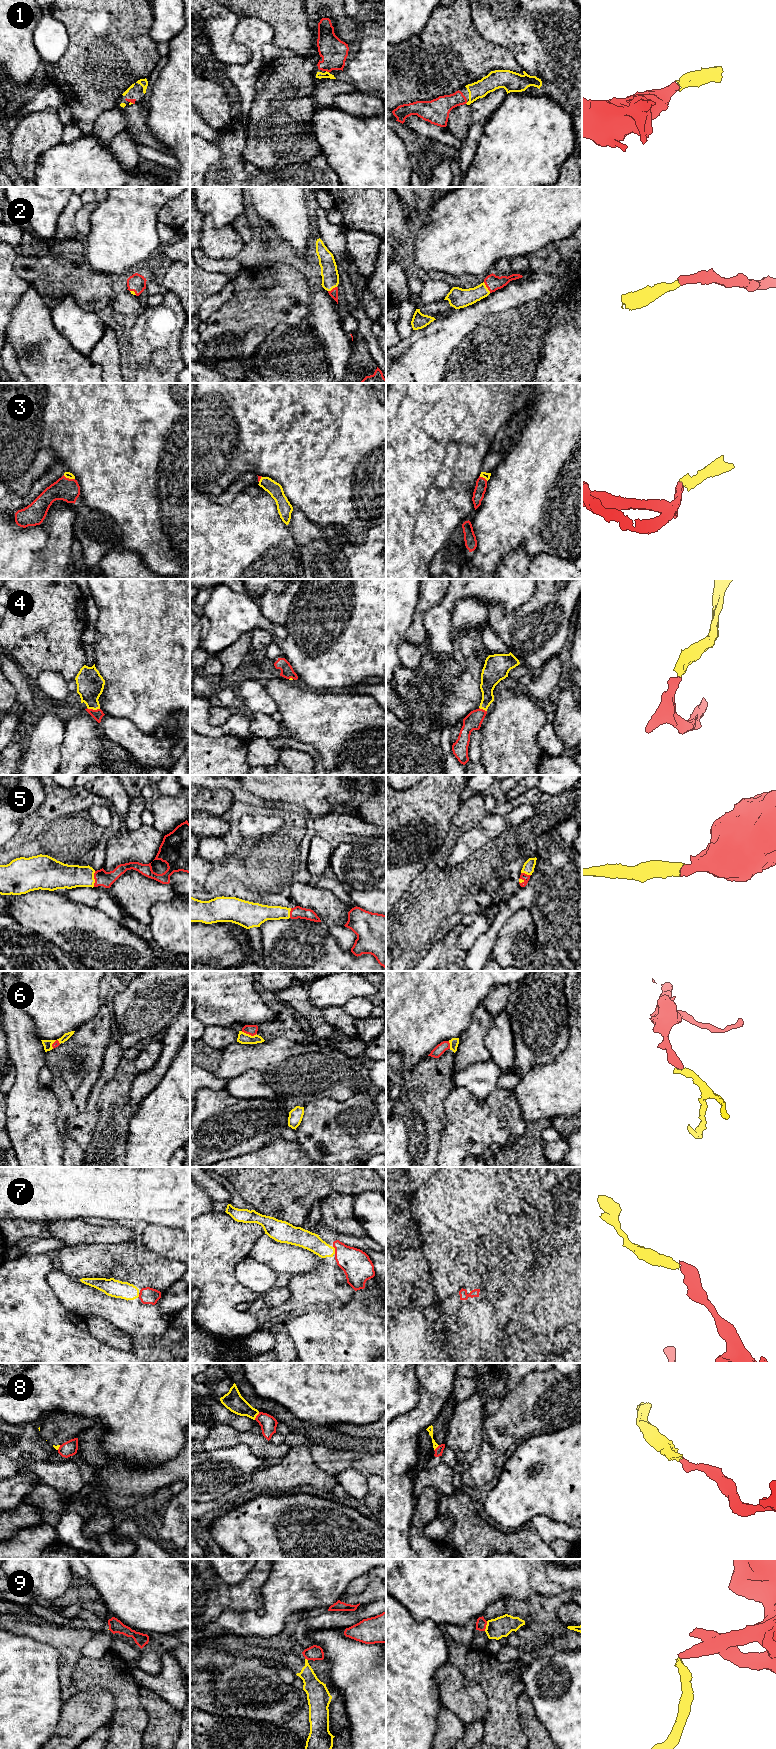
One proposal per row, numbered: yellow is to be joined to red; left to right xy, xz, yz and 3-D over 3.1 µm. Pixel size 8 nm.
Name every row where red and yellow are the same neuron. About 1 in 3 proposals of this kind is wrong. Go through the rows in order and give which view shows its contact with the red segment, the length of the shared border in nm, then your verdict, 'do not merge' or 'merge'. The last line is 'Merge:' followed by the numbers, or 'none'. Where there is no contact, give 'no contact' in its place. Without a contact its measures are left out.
1: contact in xz; length 30 nm; merge
2: contact in yz; length 110 nm; merge
3: contact in yz; length 80 nm; merge
4: contact in xy; length 110 nm; merge
5: contact in xy; length 130 nm; merge
6: contact in xz; length 130 nm; merge
7: contact in xz; length 70 nm; merge
8: contact in xz; length 80 nm; do not merge
9: contact in yz; length 80 nm; do not merge
Merge: 1, 2, 3, 4, 5, 6, 7

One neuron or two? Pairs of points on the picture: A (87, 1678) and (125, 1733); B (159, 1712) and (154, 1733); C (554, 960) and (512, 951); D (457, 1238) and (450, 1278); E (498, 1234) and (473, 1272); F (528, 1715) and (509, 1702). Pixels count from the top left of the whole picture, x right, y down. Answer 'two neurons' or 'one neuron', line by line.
A: one neuron
B: one neuron
C: two neurons
D: one neuron
E: one neuron
F: two neurons

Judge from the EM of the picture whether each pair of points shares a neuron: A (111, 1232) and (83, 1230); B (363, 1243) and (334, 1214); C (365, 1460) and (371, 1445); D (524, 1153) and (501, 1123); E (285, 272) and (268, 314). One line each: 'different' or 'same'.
A: same
B: different
C: different
D: same
E: same

